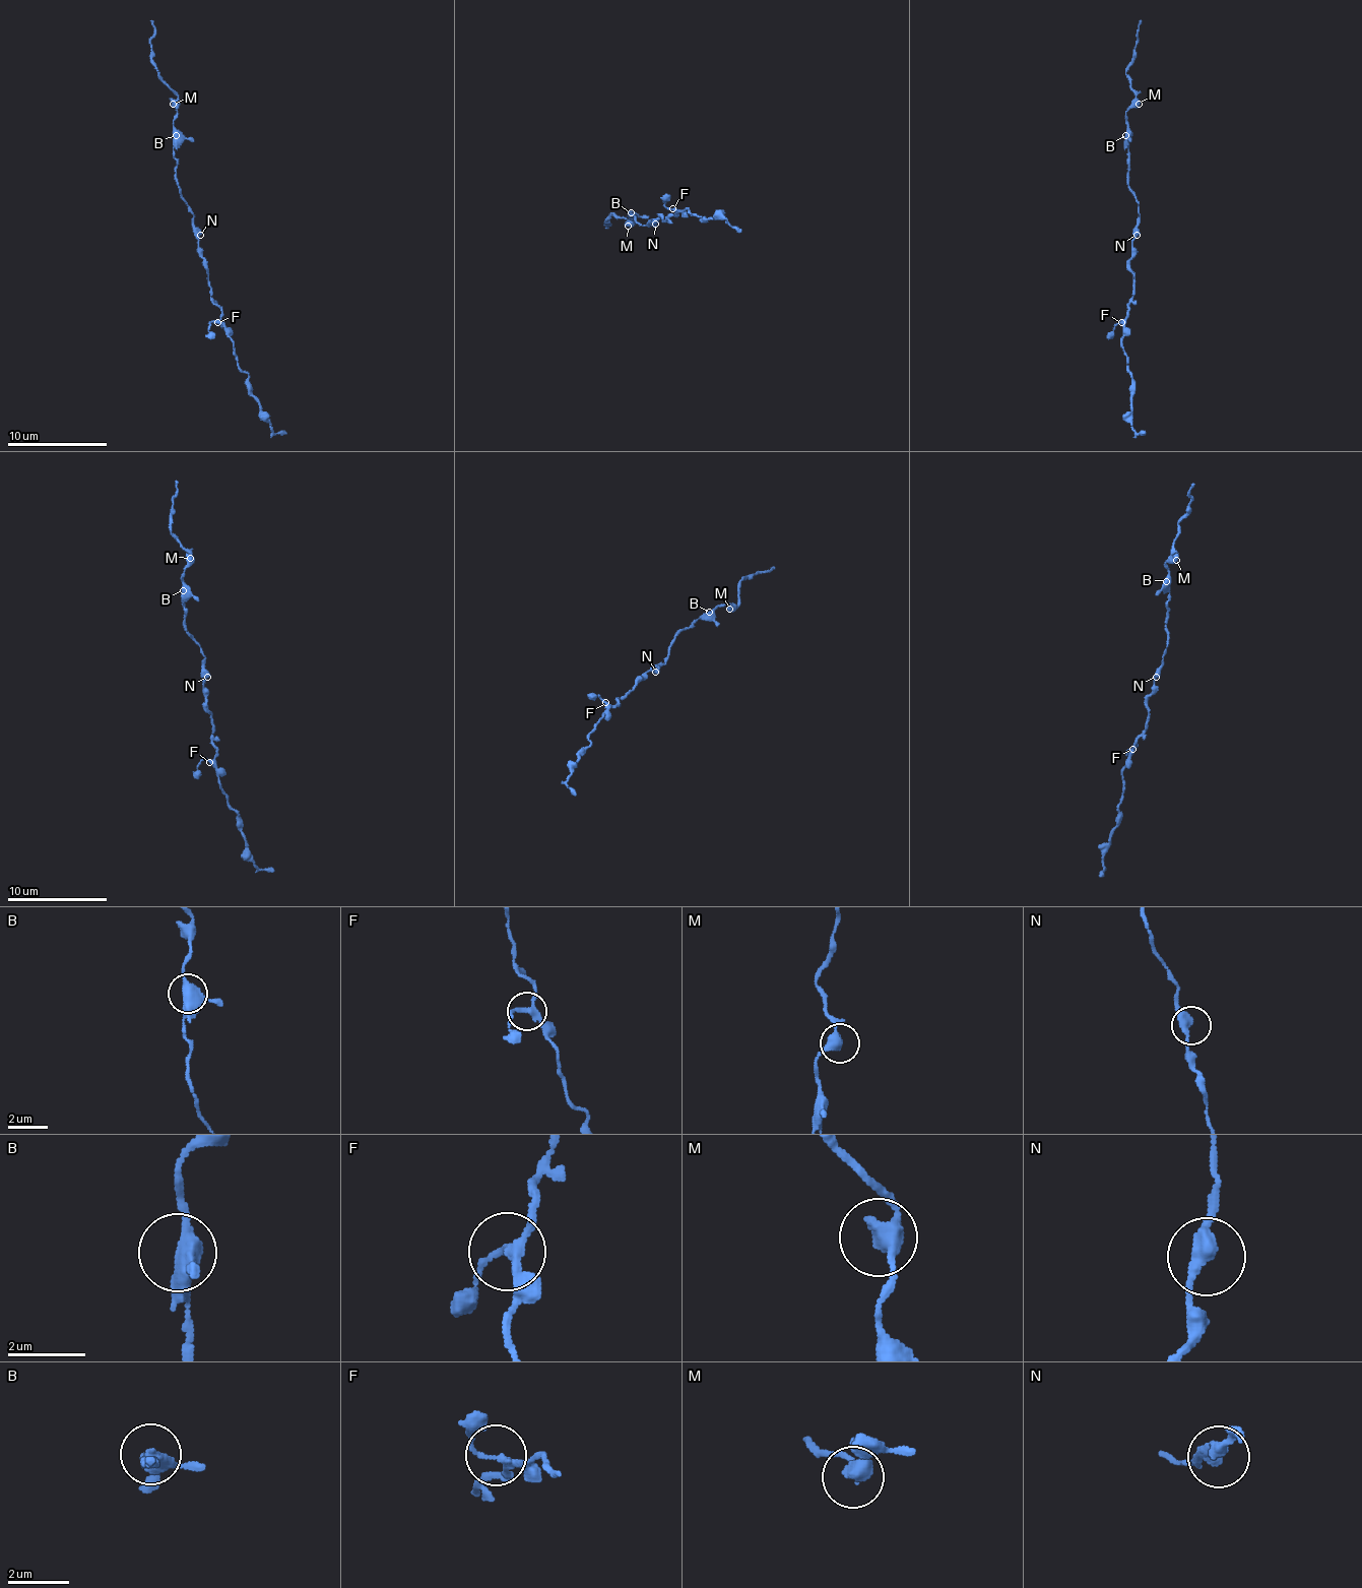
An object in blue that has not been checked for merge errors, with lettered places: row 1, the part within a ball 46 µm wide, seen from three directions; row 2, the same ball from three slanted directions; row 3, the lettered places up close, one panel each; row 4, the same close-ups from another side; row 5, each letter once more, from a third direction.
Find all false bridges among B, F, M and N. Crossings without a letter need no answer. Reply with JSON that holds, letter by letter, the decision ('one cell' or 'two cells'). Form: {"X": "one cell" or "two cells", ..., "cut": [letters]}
{"B": "one cell", "F": "one cell", "M": "one cell", "N": "one cell", "cut": []}

